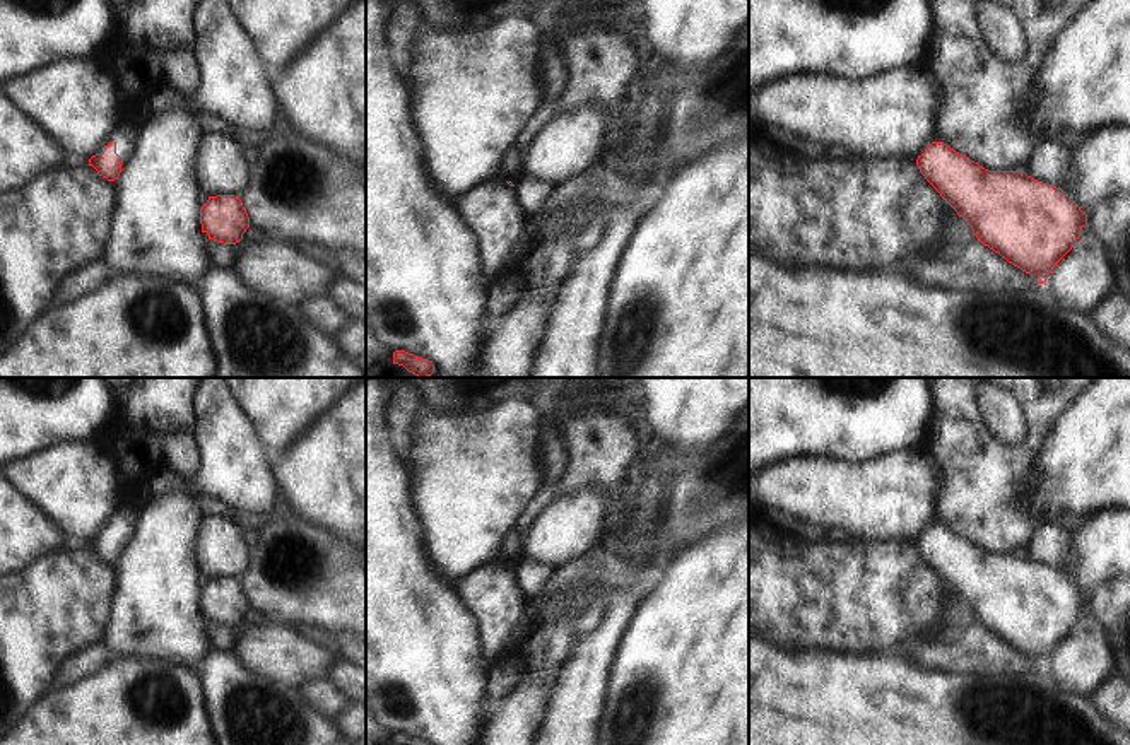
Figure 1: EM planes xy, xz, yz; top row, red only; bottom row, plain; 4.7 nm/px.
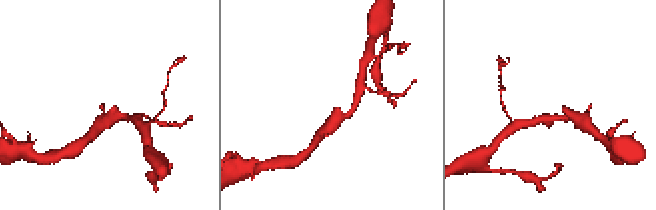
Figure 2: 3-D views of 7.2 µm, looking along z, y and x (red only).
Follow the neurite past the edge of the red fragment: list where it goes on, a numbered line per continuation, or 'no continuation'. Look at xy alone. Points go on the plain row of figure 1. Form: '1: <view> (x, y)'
1: xy (125, 516).

